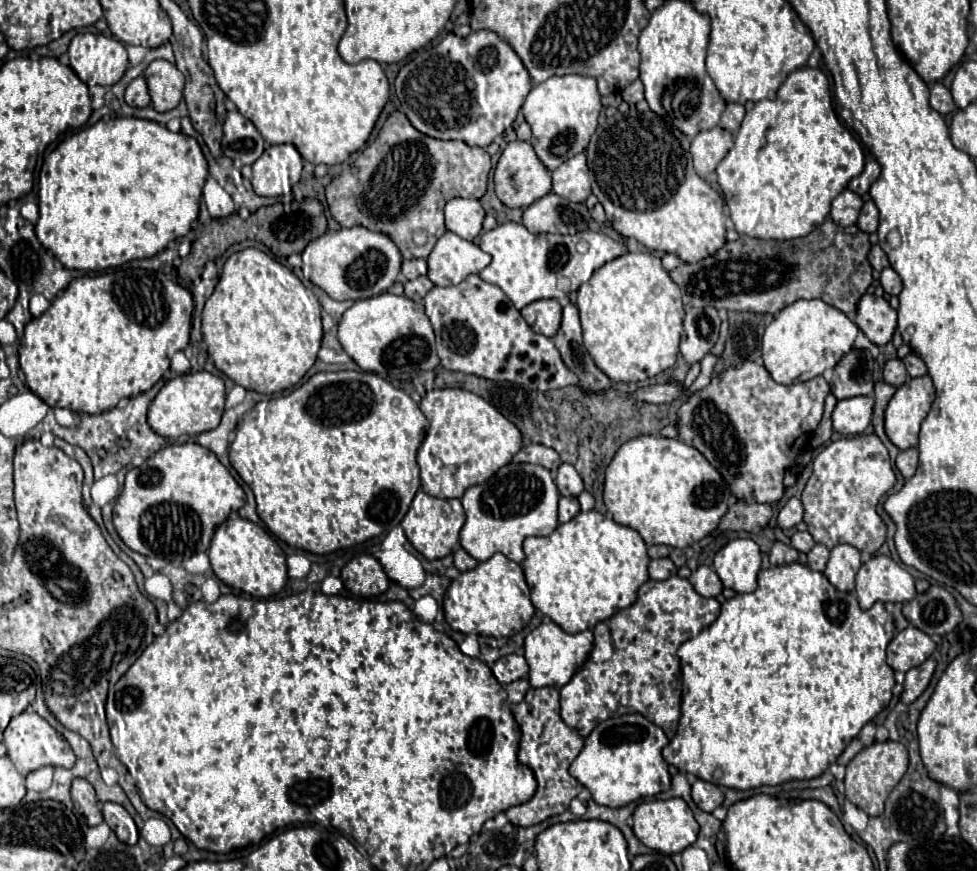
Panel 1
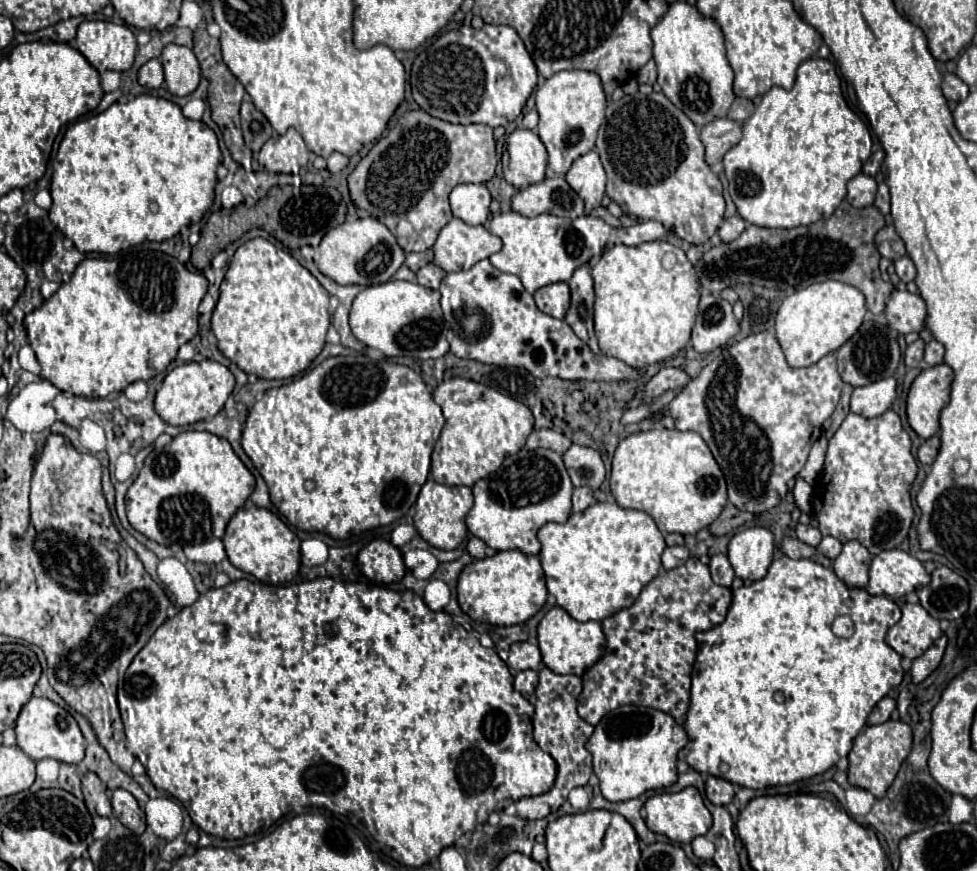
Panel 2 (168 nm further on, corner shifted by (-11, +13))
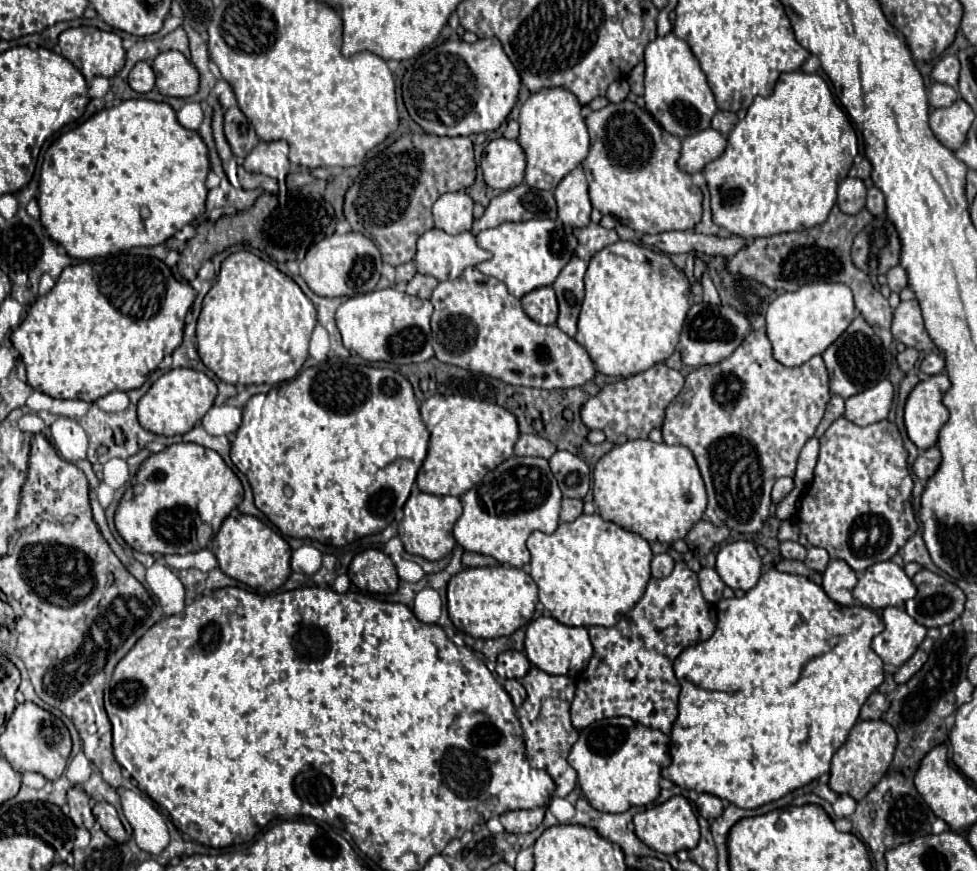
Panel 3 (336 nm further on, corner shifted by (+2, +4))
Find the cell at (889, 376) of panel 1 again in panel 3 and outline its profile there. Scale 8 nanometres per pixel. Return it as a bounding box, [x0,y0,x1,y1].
[897,348,919,372]

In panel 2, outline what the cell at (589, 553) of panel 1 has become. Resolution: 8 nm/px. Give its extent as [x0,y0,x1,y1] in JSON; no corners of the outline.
[538,503,666,621]

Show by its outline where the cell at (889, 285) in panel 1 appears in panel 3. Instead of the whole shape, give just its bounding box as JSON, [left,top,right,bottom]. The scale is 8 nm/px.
[887,266,907,292]

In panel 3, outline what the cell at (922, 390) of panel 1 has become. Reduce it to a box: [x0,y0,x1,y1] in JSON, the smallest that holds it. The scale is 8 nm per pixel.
[905,374,951,448]

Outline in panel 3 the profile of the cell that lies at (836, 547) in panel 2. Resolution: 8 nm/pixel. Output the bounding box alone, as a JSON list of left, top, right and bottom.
[805,546,829,572]

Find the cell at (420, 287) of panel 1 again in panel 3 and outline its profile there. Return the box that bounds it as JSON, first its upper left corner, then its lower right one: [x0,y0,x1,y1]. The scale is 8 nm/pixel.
[405,274,439,298]

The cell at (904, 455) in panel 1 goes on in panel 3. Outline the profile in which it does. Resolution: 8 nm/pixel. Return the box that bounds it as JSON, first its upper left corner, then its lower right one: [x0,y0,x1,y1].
[913,446,941,482]

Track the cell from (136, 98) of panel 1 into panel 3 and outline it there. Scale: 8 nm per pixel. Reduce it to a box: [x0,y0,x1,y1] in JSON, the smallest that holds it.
[129,62,155,94]

